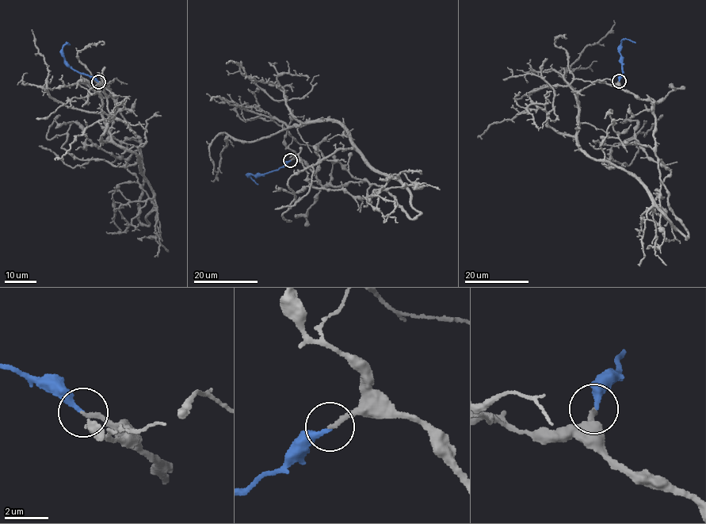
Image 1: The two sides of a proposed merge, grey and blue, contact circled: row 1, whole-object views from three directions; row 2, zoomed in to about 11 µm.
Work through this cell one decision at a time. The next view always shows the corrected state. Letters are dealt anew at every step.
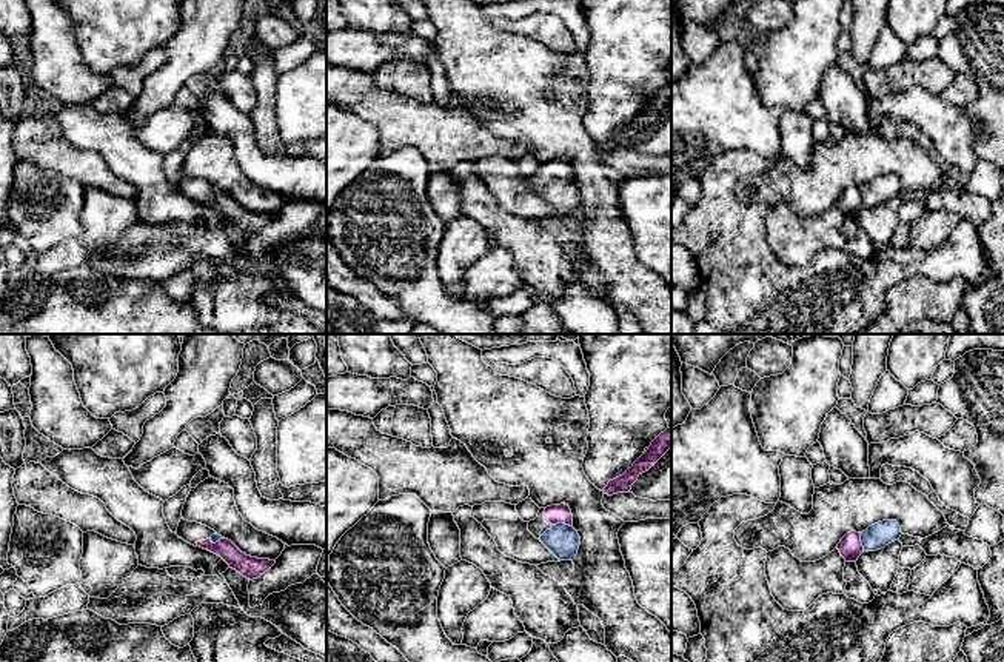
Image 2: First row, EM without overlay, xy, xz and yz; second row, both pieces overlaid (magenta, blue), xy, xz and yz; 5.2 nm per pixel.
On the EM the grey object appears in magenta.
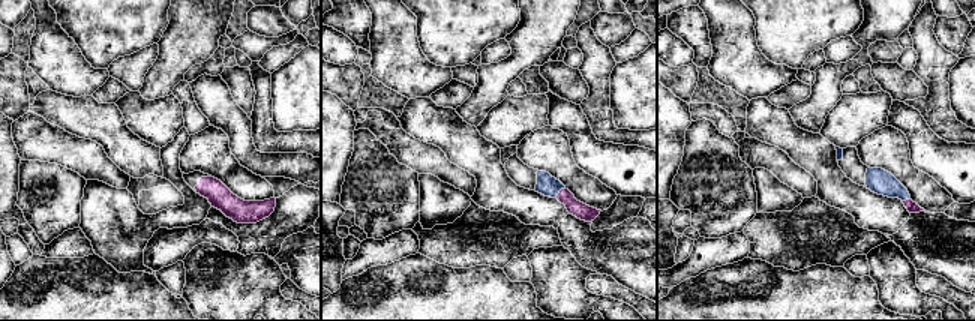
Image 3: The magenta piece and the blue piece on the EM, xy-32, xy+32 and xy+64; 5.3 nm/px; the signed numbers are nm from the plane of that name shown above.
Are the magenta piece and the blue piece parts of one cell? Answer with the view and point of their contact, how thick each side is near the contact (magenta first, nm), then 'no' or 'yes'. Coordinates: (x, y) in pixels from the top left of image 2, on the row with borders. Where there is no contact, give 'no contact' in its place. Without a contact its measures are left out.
xz (562, 522) | 100/170 nm | yes

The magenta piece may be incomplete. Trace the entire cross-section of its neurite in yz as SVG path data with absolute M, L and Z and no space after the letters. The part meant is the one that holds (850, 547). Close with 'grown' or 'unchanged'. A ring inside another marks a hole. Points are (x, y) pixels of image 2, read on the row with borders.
M882 520L868 527L861 534L847 533L838 543L845 562L856 562L864 551L876 551L901 537L901 527L896 520Z | grown

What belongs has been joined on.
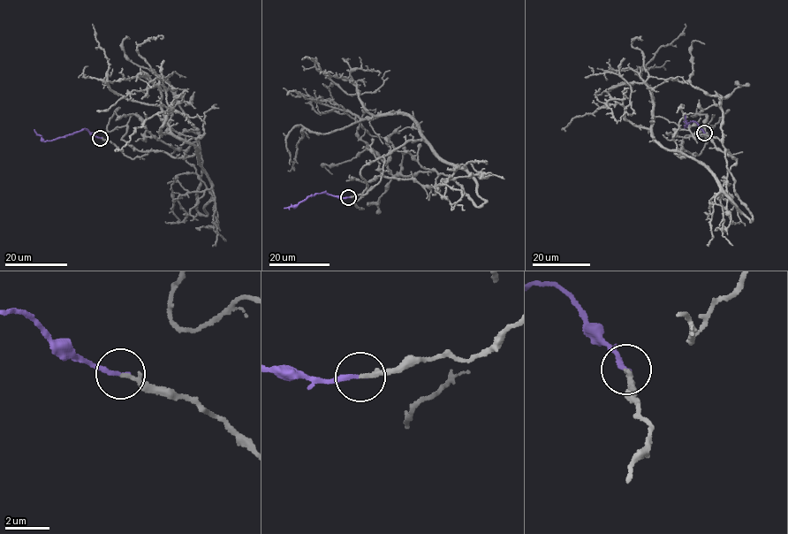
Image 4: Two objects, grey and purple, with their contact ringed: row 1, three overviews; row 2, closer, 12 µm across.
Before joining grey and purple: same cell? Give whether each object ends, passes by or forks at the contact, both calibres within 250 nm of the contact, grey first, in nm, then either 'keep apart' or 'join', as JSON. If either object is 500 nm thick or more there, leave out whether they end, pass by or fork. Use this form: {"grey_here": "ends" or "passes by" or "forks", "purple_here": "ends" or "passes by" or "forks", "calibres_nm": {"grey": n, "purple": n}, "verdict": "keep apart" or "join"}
{"grey_here": "ends", "purple_here": "ends", "calibres_nm": {"grey": 190, "purple": 200}, "verdict": "join"}

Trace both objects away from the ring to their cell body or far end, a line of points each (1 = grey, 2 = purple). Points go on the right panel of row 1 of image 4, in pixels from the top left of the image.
1: (704, 133), (699, 155), (678, 156), (728, 195), (736, 160), (721, 102), (689, 80), (692, 43), (704, 44)
2: (704, 133), (692, 121), (684, 125), (685, 127), (685, 115)

